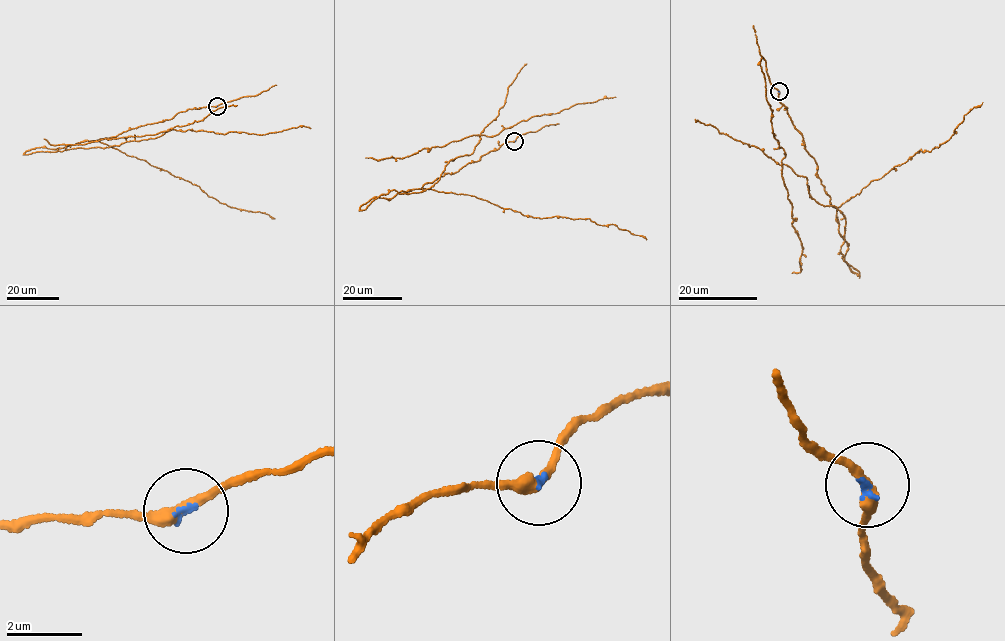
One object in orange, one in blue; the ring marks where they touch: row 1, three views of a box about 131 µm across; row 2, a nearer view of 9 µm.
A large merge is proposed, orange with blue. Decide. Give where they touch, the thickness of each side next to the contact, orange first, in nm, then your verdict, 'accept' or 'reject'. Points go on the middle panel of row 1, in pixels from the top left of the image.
(514, 141) | 300/100 nm | accept

